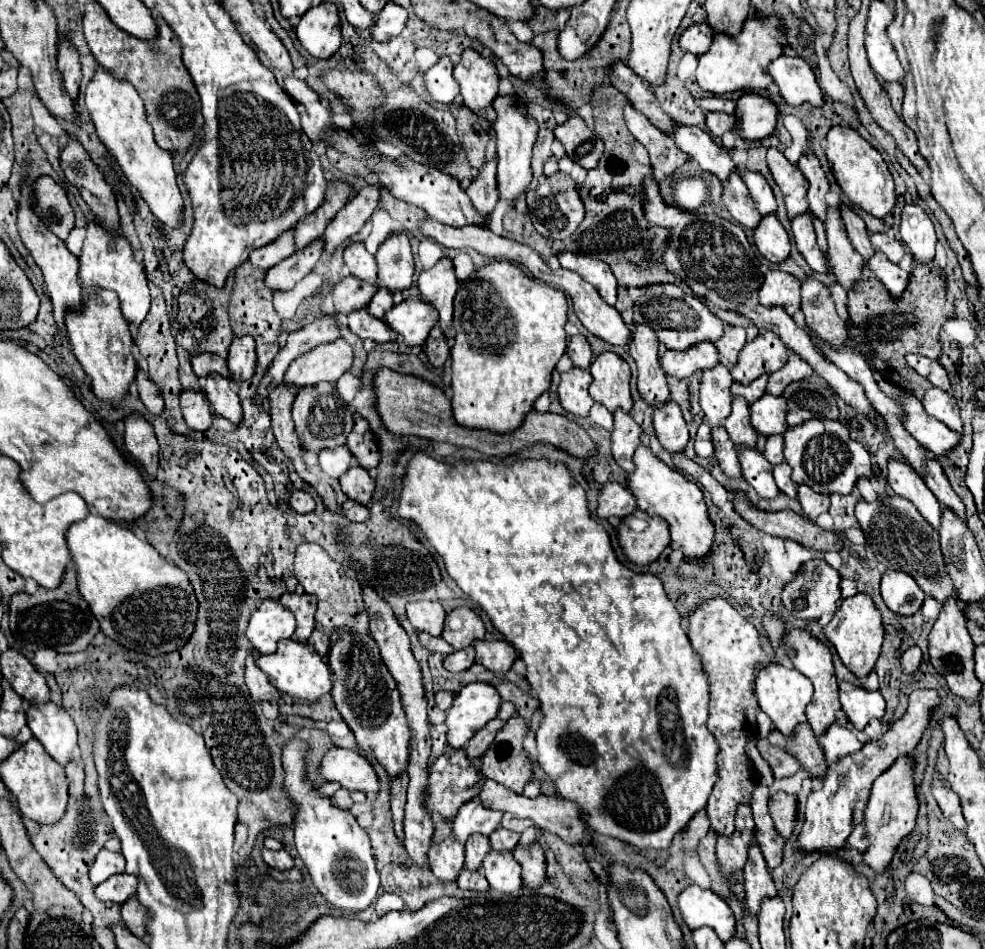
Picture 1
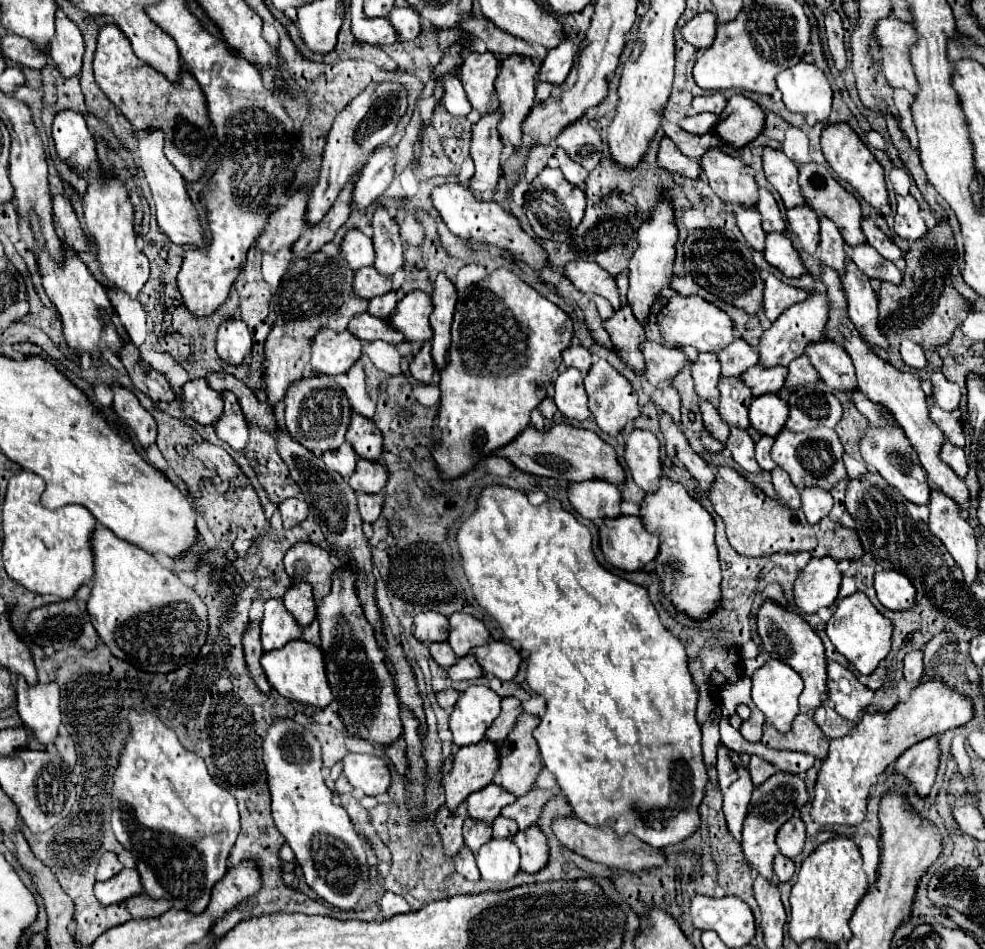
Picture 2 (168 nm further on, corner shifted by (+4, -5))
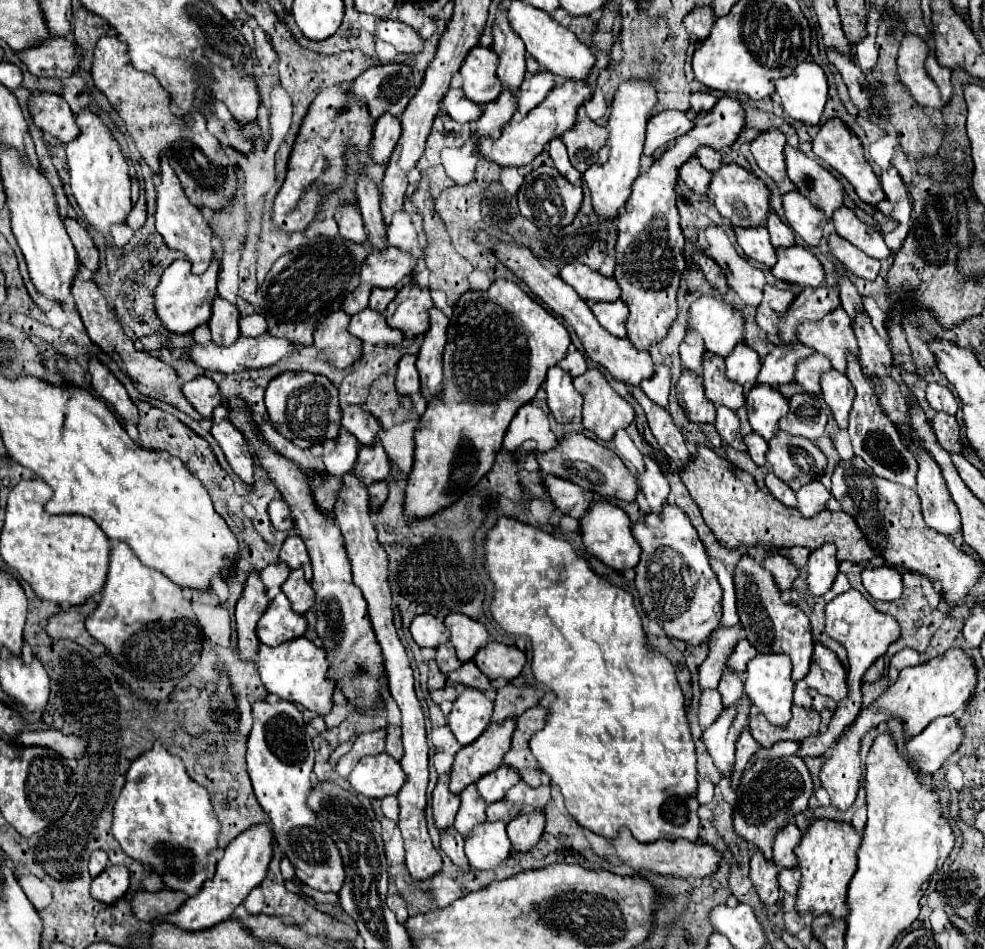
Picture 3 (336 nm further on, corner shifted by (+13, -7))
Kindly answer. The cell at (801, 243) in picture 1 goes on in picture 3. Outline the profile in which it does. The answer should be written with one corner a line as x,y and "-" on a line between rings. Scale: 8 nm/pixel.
799,190
783,194
783,206
785,206
785,216
787,224
793,228
797,236
809,246
819,246
823,238
823,226
827,224
827,218
823,218
823,210
819,206
811,206

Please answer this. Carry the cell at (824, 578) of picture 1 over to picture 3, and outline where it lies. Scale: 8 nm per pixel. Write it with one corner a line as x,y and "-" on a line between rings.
823,544
815,552
811,552
811,556
809,556
807,582
809,582
809,590
815,596
823,596
831,588
831,584
837,576
839,562
837,562
835,554
837,554
835,544

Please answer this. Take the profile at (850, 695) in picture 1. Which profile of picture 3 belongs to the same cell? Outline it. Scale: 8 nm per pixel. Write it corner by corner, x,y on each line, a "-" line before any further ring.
815,642
811,668
803,680
819,694
833,698
835,702
841,702
847,696
845,678
847,678
847,672
839,662
839,658
821,642

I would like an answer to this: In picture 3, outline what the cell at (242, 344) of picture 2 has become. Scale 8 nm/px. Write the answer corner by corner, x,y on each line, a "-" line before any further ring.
215,296
213,314
209,320
211,338
219,346
231,346
239,338
239,310
235,304

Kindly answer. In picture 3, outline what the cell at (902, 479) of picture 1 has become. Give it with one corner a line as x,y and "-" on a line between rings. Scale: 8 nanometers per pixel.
849,358
847,360
847,372
845,372
845,376
849,378
849,382
855,388
855,402
853,402
853,408
851,408
851,414
849,414
849,428
847,428
849,436
851,436
851,442
853,442
855,454
861,456
873,468
873,472
877,476
881,476
885,480
891,480
891,482
897,482
897,484
901,484
905,488
915,488
915,484
917,484
915,482
917,460
903,446
897,428
881,412
877,396
875,396
871,384
861,374
861,366
859,366
857,358

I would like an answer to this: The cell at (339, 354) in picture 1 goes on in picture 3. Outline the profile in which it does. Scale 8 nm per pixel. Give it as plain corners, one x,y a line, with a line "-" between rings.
343,310
329,314
315,330
315,348
327,352
333,358
335,368
349,368
361,358
361,340
351,336
349,326
351,316

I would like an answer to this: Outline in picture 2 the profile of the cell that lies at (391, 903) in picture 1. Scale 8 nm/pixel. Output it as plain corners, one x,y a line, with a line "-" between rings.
386,892
380,898
380,912
384,914
384,918
392,918
394,914
410,912
410,906
408,906
408,902
402,896
398,896
394,892

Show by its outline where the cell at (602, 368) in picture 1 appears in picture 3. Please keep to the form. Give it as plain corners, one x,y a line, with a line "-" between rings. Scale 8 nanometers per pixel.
597,368
587,370
573,380
575,390
583,396
583,428
599,440
609,442
619,428
627,428
633,418
633,406
625,402

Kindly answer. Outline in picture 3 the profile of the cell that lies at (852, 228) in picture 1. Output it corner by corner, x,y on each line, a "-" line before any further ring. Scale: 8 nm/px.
785,144
785,164
787,176
813,204
817,204
831,220
833,210
843,206
843,186
841,182
821,164
805,156
799,148

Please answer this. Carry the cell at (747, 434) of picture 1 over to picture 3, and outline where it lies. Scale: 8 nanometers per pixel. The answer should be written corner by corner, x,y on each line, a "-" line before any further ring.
709,356
703,360
703,386
707,398
715,406
727,406
731,410
737,410
745,404
743,386
737,382
731,382
723,374
723,358
721,356

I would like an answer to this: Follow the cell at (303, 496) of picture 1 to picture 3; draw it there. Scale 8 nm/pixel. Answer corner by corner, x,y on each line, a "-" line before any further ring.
273,500
269,504
269,516
271,516
271,522
277,530
293,530
293,520
291,520
291,514
289,514
289,506
285,500

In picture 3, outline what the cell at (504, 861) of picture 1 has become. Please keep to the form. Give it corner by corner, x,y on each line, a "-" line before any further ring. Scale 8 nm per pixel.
481,822
465,838
465,854
477,870
499,866
511,854
511,840
505,832
505,822

